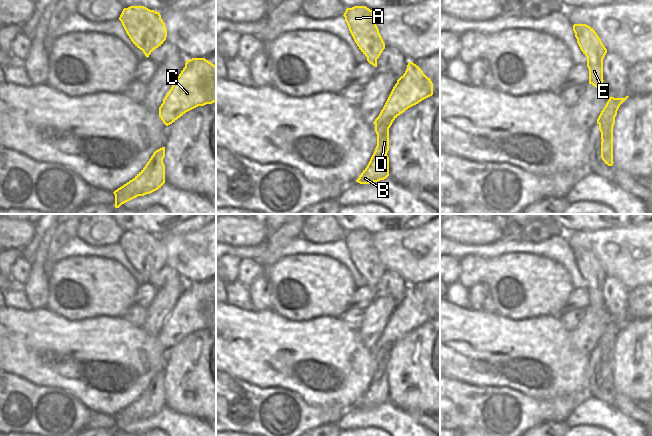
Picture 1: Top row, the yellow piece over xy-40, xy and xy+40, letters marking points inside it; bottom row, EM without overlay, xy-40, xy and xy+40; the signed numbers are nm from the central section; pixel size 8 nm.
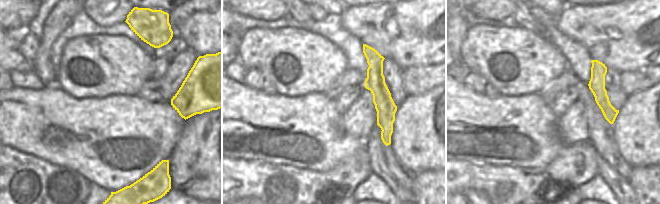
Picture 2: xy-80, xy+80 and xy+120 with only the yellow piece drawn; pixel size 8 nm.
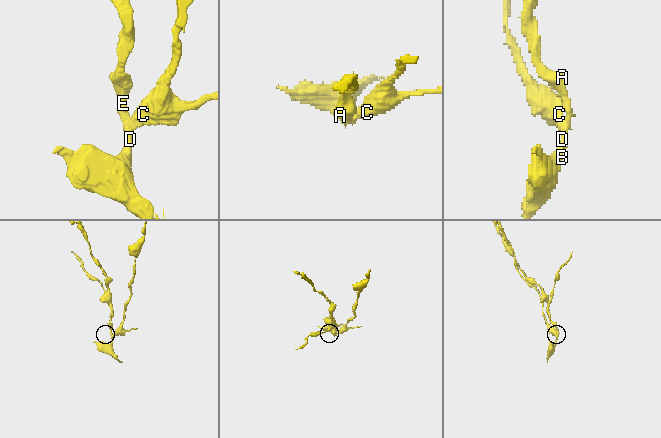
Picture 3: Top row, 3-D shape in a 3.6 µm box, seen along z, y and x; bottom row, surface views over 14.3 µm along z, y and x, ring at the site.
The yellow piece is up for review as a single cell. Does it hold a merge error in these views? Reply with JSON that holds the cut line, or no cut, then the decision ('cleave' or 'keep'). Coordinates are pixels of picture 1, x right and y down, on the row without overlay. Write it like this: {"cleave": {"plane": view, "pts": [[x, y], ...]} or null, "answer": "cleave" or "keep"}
{"cleave": {"plane": "xy", "pts": [[379, 338], [378, 344], [383, 346], [388, 352]]}, "answer": "cleave"}

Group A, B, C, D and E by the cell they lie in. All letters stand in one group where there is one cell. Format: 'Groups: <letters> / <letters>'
Groups: A B D E / C.

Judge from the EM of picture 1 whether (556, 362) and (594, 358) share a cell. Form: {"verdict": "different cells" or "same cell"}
{"verdict": "different cells"}

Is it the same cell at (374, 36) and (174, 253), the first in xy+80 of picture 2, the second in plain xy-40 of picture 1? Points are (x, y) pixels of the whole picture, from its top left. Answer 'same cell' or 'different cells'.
same cell

